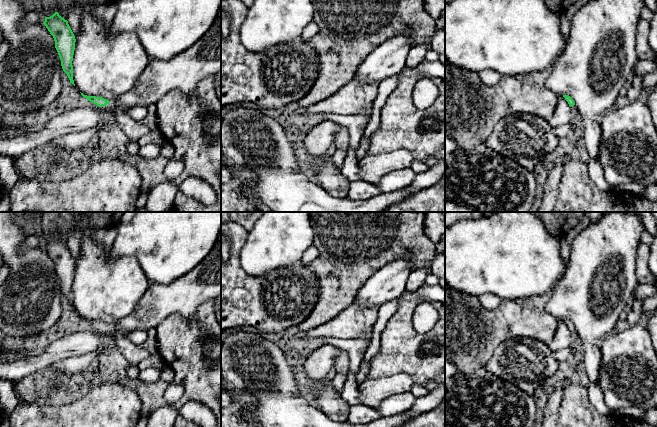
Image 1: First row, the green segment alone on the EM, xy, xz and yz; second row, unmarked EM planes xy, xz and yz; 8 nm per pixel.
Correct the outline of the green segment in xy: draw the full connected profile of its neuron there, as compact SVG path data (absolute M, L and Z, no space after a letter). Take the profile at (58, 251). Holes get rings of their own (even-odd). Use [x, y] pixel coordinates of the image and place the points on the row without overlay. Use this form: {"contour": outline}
{"contour": "M55 236L52 240L45 241L43 248L54 262L63 295L67 298L70 307L75 310L72 285L76 263L68 245L62 242L58 236Z"}

